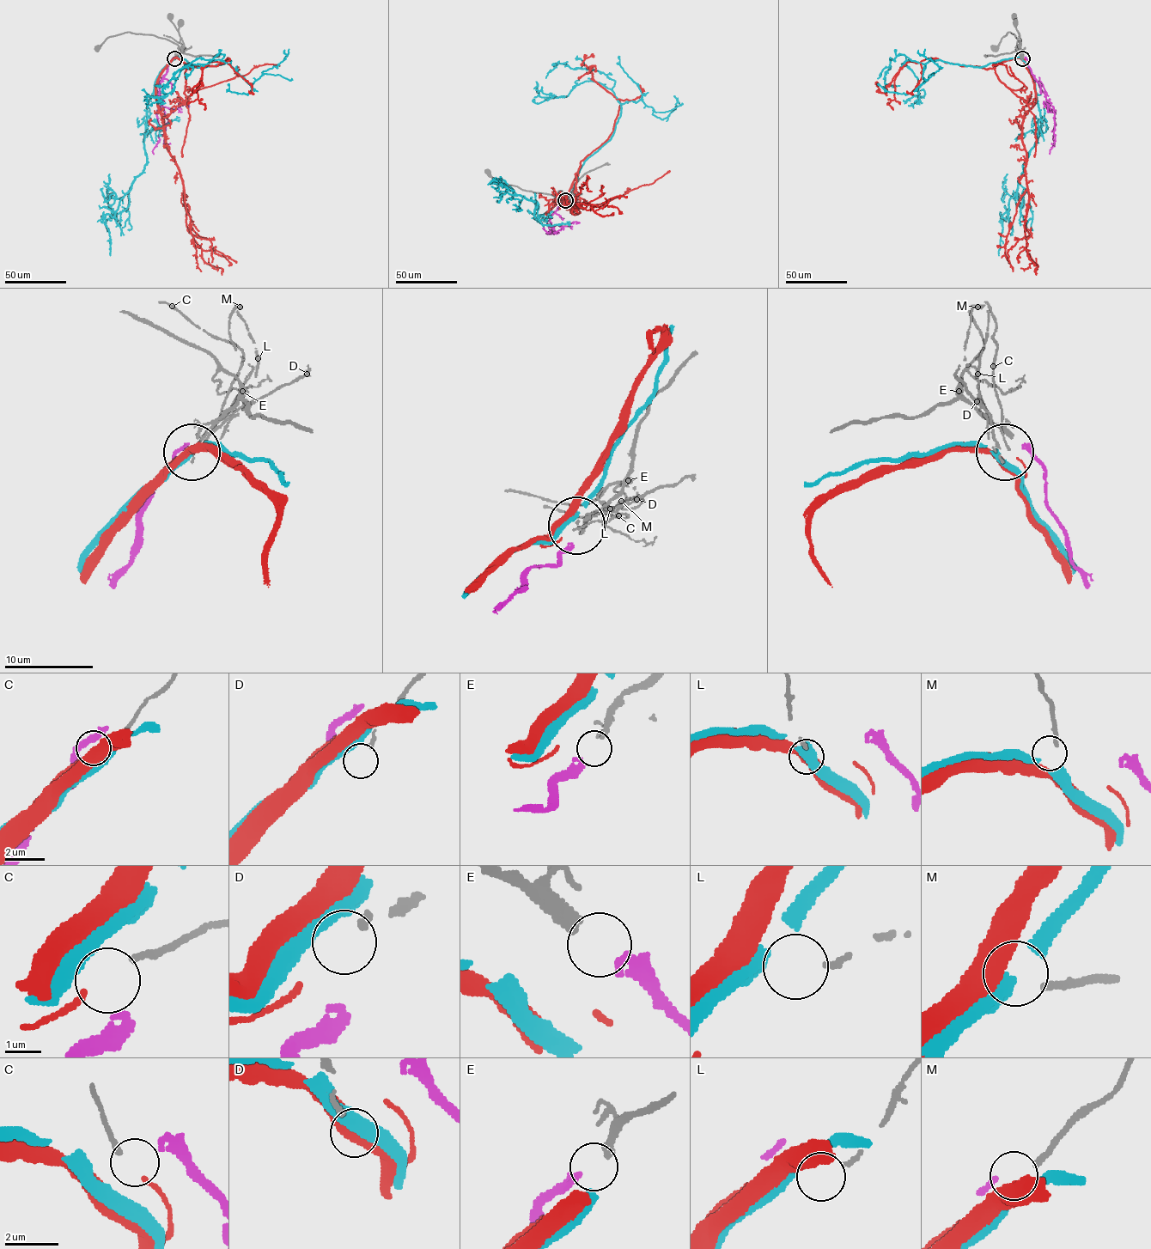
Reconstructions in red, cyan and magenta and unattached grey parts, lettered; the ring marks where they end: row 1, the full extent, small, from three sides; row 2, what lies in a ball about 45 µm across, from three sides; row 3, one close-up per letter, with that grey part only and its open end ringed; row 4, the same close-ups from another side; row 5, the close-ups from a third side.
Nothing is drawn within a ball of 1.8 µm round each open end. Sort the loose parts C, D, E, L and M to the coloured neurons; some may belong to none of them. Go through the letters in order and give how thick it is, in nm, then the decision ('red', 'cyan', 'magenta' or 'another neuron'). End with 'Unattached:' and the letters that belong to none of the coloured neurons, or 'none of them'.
C: 200 nm thick; red
D: 170 nm thick; another neuron
E: 320 nm thick; magenta
L: 130 nm thick; another neuron
M: 200 nm thick; cyan
Unattached: D, L

